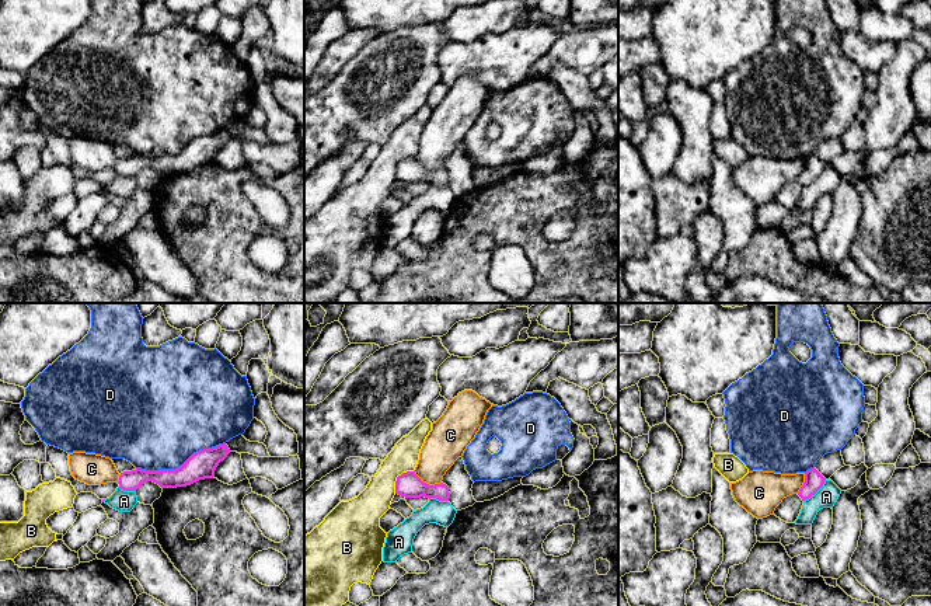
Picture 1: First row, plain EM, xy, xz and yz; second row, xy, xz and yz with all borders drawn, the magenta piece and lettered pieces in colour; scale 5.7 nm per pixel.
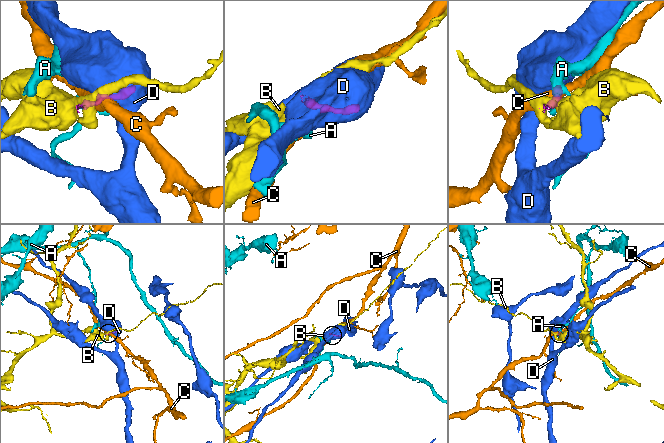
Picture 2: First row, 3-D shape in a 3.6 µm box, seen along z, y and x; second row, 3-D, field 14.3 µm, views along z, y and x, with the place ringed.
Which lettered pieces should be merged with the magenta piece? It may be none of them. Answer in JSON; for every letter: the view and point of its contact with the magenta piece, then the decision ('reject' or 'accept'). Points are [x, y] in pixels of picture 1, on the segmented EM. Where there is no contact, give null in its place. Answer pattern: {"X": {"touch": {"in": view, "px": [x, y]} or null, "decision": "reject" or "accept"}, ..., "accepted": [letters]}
{"A": {"touch": {"in": "yz", "px": [815, 493]}, "decision": "reject"}, "B": {"touch": {"in": "xz", "px": [397, 477]}, "decision": "reject"}, "C": {"touch": {"in": "xz", "px": [425, 483]}, "decision": "reject"}, "D": {"touch": {"in": "xy", "px": [181, 466]}, "decision": "reject"}, "accepted": []}

